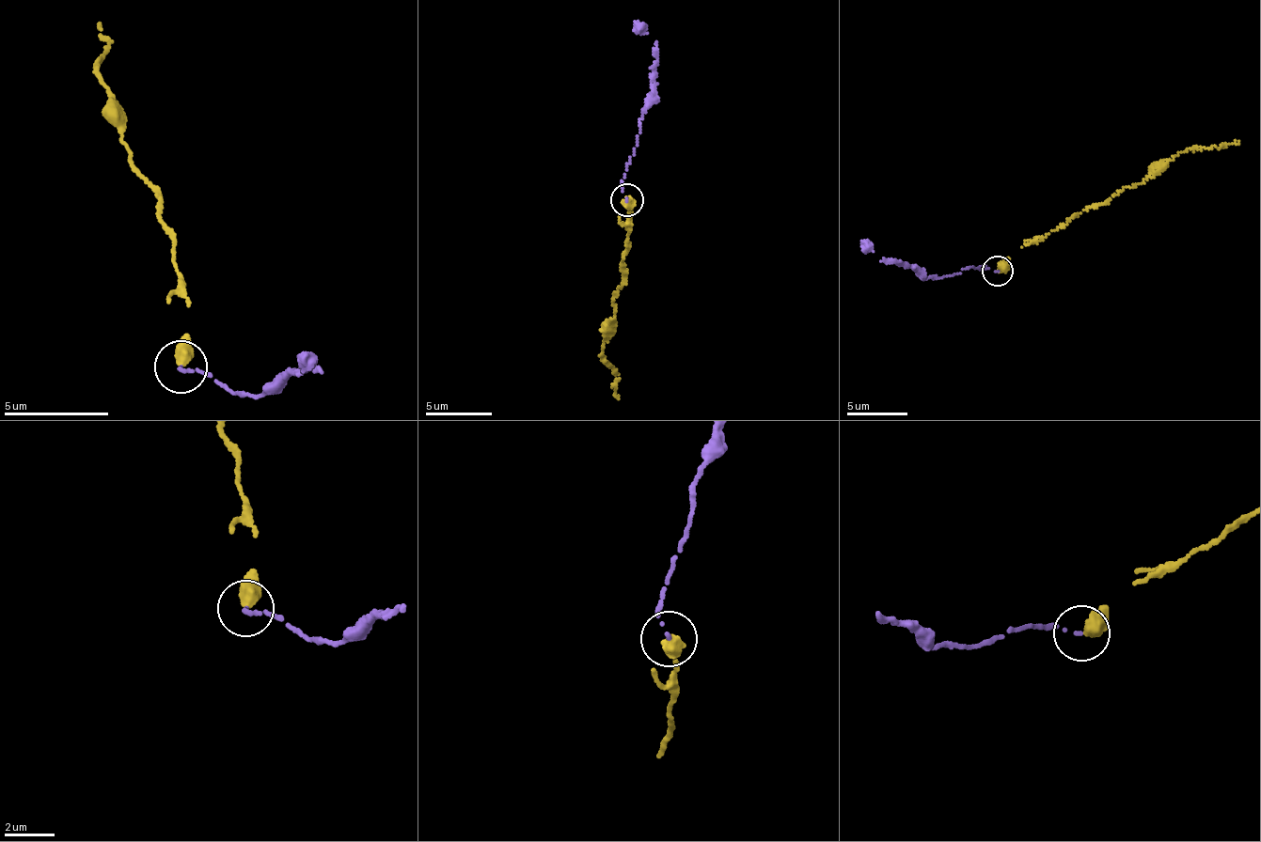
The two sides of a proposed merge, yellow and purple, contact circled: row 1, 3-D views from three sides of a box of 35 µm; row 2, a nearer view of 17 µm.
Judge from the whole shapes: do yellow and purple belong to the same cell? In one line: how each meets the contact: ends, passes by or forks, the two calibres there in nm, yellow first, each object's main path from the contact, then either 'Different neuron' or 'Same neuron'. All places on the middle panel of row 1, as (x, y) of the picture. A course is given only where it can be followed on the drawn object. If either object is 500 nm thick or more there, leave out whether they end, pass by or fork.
At the ring yellow ends. At the ring purple ends. Thickness 480 nm (yellow) against 100 nm. Course of yellow: (626, 201), (631, 229), (624, 267), (613, 303), (615, 319), (603, 350), (615, 375), (618, 397). Course of purple: (626, 201), (622, 181), (654, 81), (657, 52), (635, 22). Same neuron

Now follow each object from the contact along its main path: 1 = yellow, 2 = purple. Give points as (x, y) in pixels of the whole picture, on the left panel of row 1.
1: (179, 367), (186, 302), (161, 207), (130, 160), (99, 76), (108, 40), (102, 38), (101, 21)
2: (179, 367), (183, 374), (201, 372), (243, 398), (293, 373), (316, 371), (304, 354)

